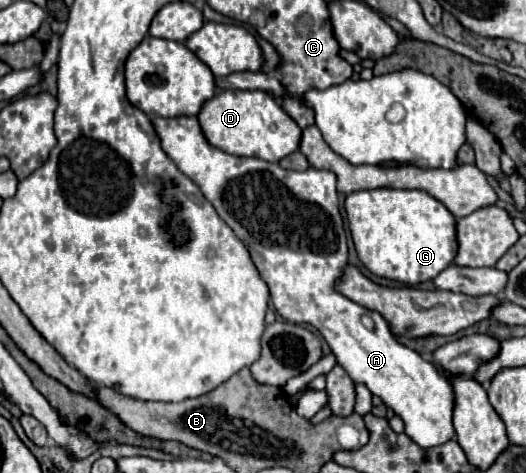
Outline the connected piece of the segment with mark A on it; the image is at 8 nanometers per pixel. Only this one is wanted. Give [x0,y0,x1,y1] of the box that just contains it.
[152,116,454,448]

